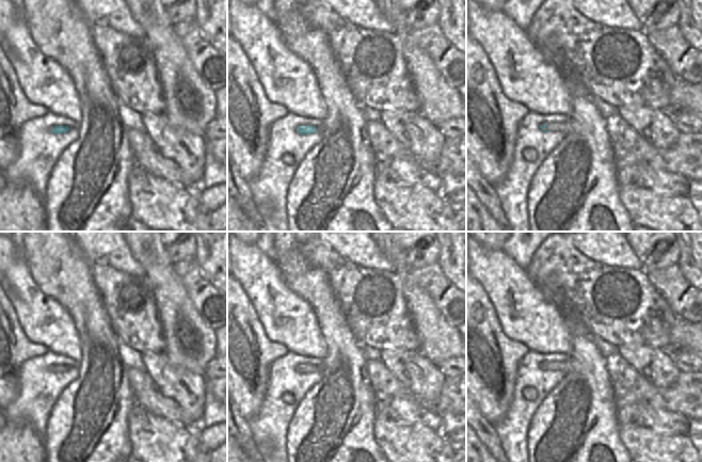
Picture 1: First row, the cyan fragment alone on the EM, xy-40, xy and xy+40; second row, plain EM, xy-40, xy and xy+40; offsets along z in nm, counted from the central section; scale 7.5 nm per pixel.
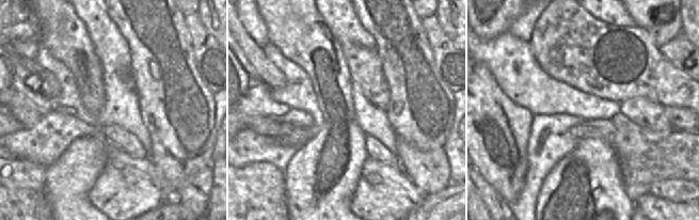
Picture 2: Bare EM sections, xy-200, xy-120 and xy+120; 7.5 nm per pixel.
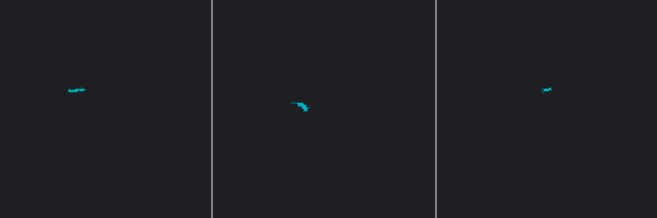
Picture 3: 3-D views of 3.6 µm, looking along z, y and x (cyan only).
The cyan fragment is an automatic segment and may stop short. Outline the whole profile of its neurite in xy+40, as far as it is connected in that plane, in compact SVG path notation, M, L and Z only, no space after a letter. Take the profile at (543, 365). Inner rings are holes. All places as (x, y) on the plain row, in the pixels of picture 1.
M543 363L540 367L544 371L562 371L567 373L570 370L570 363Z

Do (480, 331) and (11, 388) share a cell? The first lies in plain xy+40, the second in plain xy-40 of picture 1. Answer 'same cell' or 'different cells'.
same cell

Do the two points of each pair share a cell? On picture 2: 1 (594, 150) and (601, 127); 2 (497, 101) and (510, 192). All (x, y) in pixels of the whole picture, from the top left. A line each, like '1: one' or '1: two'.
1: two
2: one

